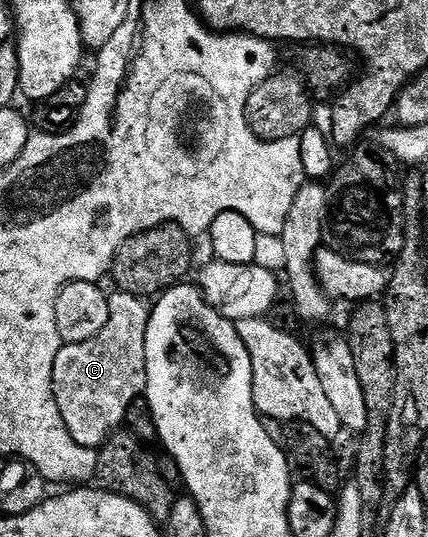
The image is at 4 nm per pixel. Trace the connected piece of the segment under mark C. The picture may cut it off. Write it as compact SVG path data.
M115 291L115 294L112 292L107 302L109 323L105 323L105 327L101 327L93 339L85 339L85 343L64 344L53 367L53 389L57 407L61 407L61 419L65 419L69 435L73 435L81 447L94 450L106 445L111 434L126 422L129 407L136 399L144 396L147 388L145 335L149 316L148 302L142 297L134 297L122 291Z

